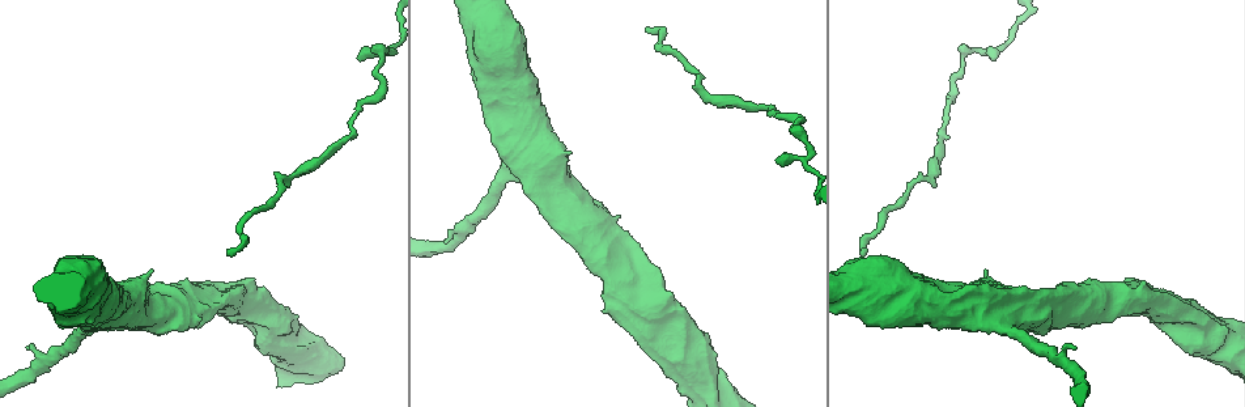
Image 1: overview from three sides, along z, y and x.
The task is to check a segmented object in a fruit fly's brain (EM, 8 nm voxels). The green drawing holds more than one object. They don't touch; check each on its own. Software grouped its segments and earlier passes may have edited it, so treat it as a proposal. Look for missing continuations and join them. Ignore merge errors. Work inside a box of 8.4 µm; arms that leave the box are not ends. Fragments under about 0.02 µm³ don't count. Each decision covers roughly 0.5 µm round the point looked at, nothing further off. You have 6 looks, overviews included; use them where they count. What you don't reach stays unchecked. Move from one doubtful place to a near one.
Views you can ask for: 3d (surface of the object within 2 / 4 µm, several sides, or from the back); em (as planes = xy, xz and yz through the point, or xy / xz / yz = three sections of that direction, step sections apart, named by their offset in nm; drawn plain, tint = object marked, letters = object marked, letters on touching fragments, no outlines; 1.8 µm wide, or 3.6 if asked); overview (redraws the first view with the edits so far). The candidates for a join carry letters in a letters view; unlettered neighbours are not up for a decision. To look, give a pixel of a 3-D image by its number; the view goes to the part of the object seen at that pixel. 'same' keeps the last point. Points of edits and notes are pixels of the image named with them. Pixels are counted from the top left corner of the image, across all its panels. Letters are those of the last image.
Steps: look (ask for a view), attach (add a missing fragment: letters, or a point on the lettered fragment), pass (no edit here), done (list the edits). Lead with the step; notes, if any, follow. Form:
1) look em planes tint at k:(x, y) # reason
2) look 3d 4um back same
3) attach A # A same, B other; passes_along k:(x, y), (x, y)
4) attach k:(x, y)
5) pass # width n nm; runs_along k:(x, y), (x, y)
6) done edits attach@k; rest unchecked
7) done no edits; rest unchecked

look 3d 4um at 1:(646, 31) # an open end

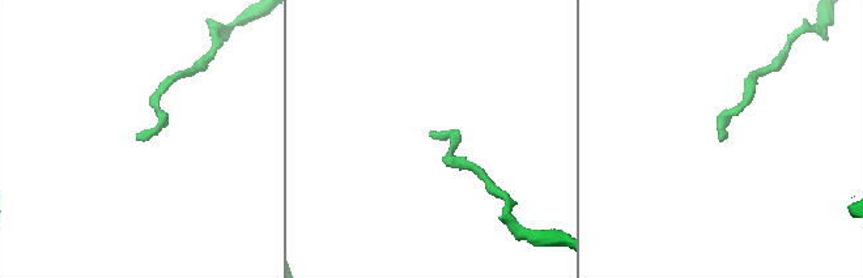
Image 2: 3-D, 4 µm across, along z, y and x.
look em xz step 16 tint at 2:(140, 136)

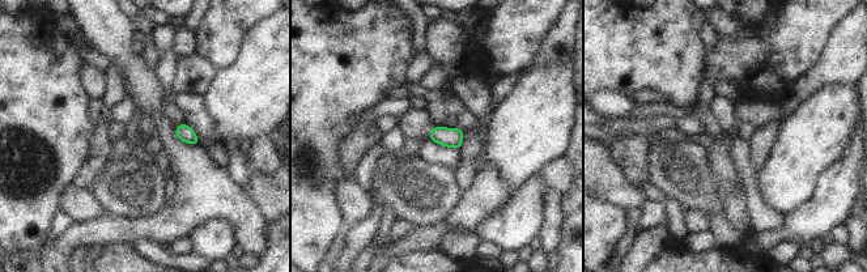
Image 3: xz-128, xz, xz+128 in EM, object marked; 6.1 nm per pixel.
look em xy step 4 letters same # another direction

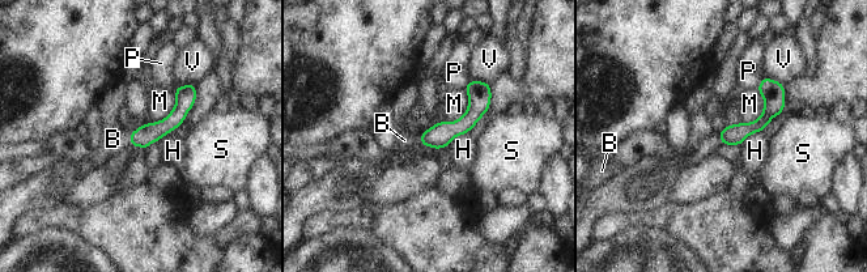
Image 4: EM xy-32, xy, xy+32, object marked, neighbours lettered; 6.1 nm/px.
attach 4:(113, 139) # B same, H other, M other, P other, S other, V other; passes_along 4:(151, 132), (131, 140), (113, 139); the neuron continues

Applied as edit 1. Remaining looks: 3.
look overview # redraw

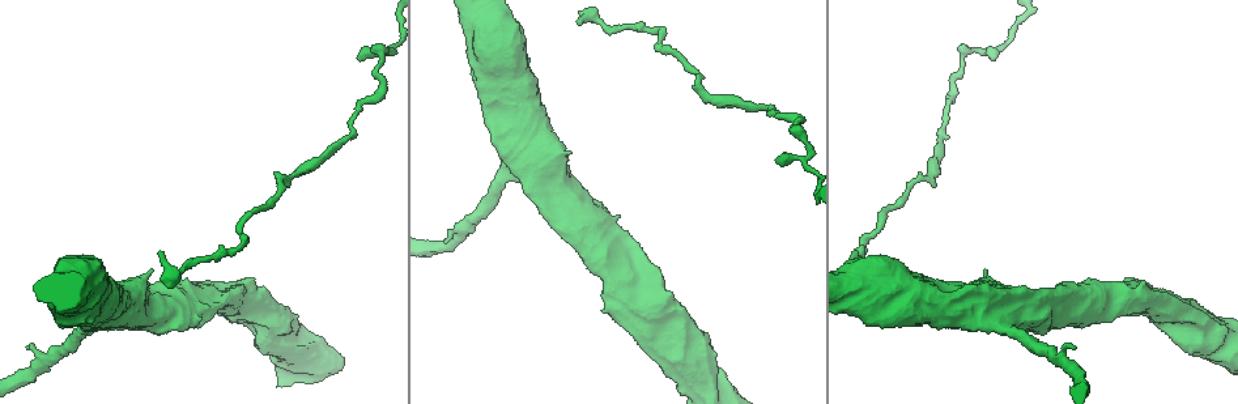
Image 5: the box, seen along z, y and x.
look em planes tint at 5:(357, 59) # tapers out

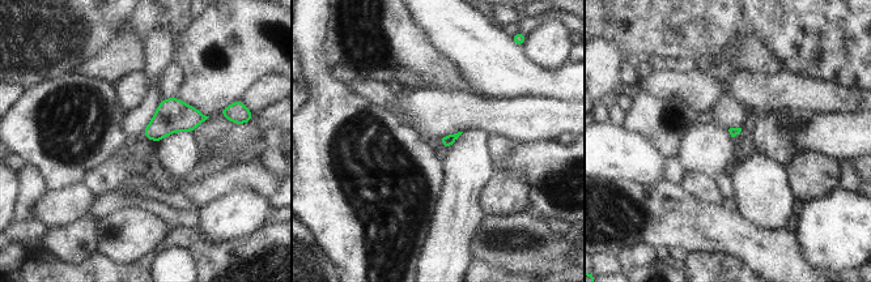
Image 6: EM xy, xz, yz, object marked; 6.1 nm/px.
look em planes letters same # see the neighbours

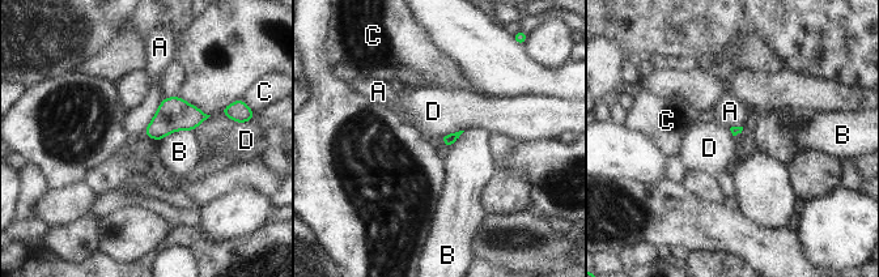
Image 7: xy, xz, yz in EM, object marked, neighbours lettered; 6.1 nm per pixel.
pass # longest_contact A 240 nm; A other, B other, C other, D other; border 7:(463, 130), (441, 136); none of them fits

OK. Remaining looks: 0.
done edits attach@4; rest unchecked

